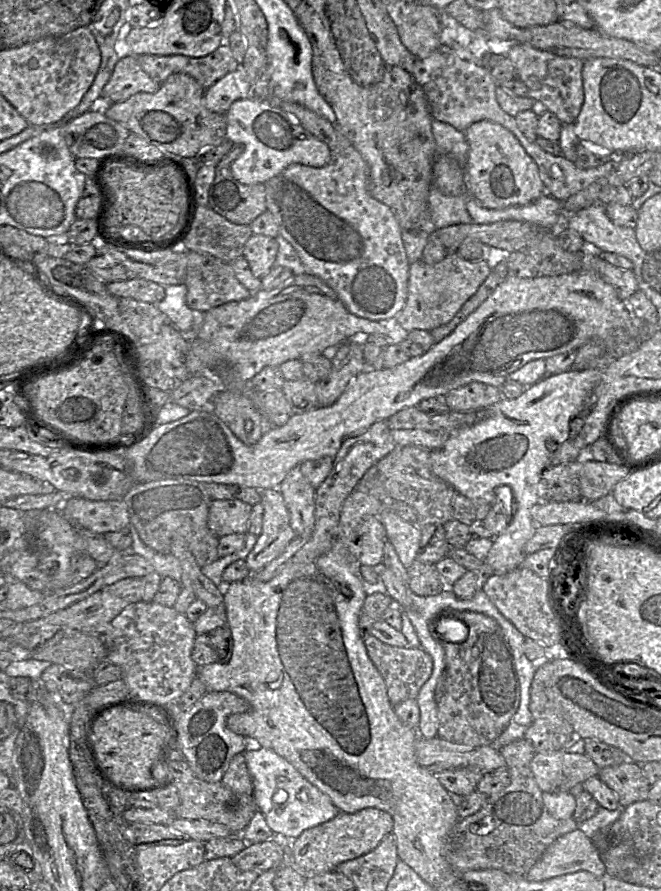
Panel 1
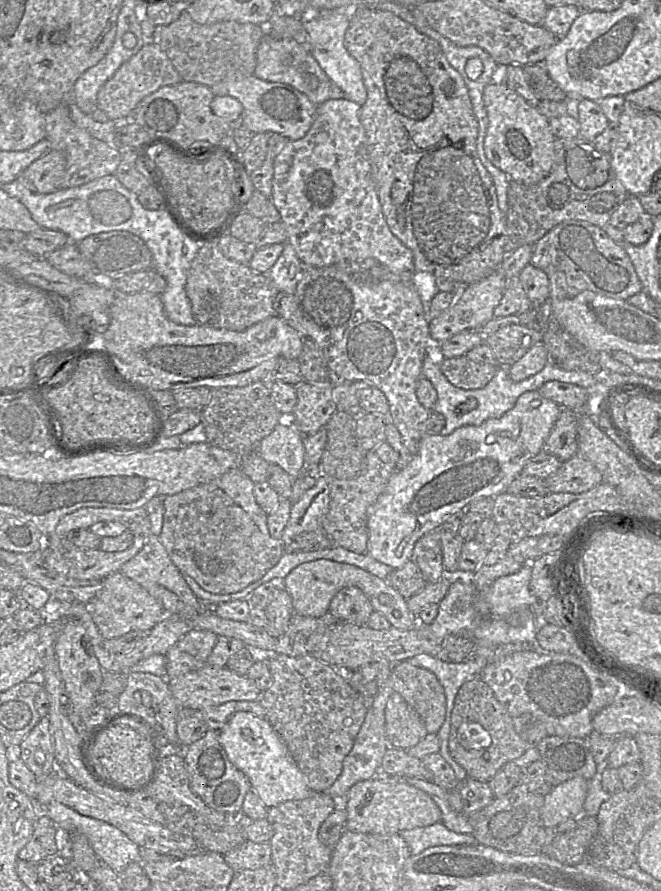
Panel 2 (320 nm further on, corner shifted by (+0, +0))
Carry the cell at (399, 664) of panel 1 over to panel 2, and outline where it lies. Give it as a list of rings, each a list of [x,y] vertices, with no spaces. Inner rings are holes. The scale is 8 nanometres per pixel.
[[[408,660],[394,663],[389,678],[384,684],[388,684],[396,693],[419,714],[428,733],[438,733],[446,713],[446,698],[444,688],[437,677],[429,670],[412,665]]]

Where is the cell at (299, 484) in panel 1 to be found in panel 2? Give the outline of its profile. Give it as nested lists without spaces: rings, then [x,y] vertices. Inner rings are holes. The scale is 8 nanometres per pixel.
[[[355,586],[341,589],[331,600],[329,613],[337,621],[366,626],[374,611],[369,599]]]

